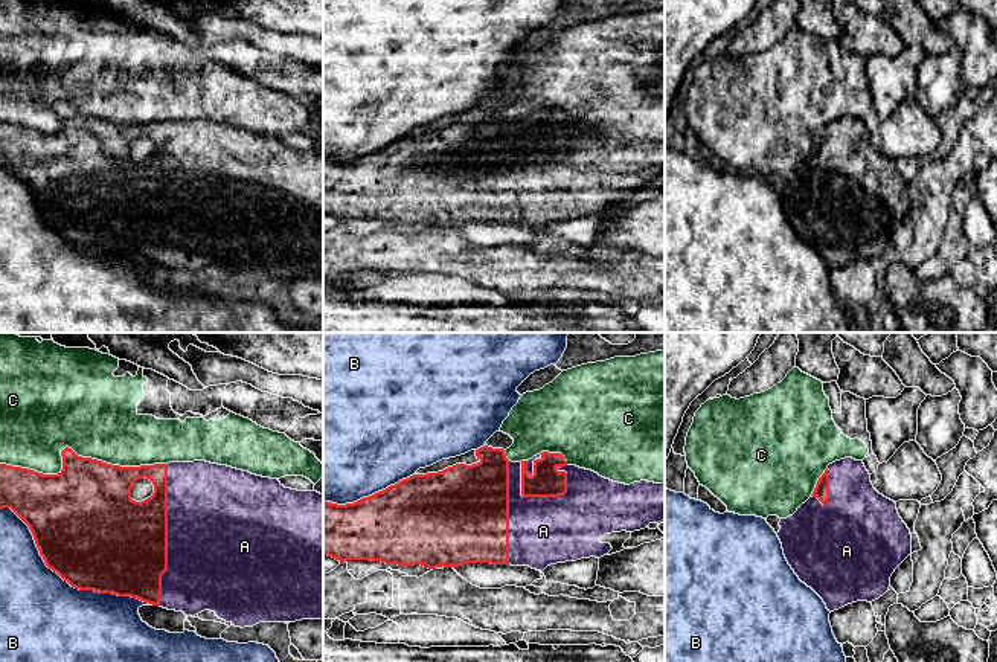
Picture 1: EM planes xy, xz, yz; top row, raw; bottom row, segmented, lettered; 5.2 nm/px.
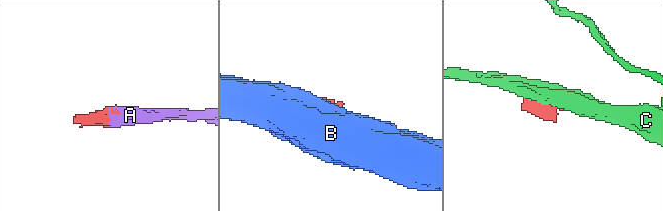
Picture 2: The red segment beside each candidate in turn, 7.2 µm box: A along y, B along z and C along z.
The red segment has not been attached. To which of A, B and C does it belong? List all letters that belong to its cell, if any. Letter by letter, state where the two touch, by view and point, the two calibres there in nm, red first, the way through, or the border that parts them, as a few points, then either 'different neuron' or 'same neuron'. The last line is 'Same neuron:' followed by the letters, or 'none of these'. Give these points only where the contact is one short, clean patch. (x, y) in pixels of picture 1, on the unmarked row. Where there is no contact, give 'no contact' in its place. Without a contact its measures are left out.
A: meets red in xy at (166, 192); 500 nm thick on the red side, 500 nm on the other; same neuron
B: meets red in xy at (67, 240); 500 nm thick on the red side, 480 nm on the other; different neuron
C: meets red in xy at (75, 112); 400 nm thick on the red side, 460 nm on the other; different neuron
Same neuron: A

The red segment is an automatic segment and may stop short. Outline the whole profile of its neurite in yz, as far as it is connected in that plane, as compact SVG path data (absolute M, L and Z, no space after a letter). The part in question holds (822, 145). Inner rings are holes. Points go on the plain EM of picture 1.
M845 116L828 124L819 136L811 156L797 169L779 180L777 195L784 214L802 241L811 246L829 270L857 259L872 261L890 246L895 227L912 214L912 192L898 172L896 162L880 153L863 119Z

